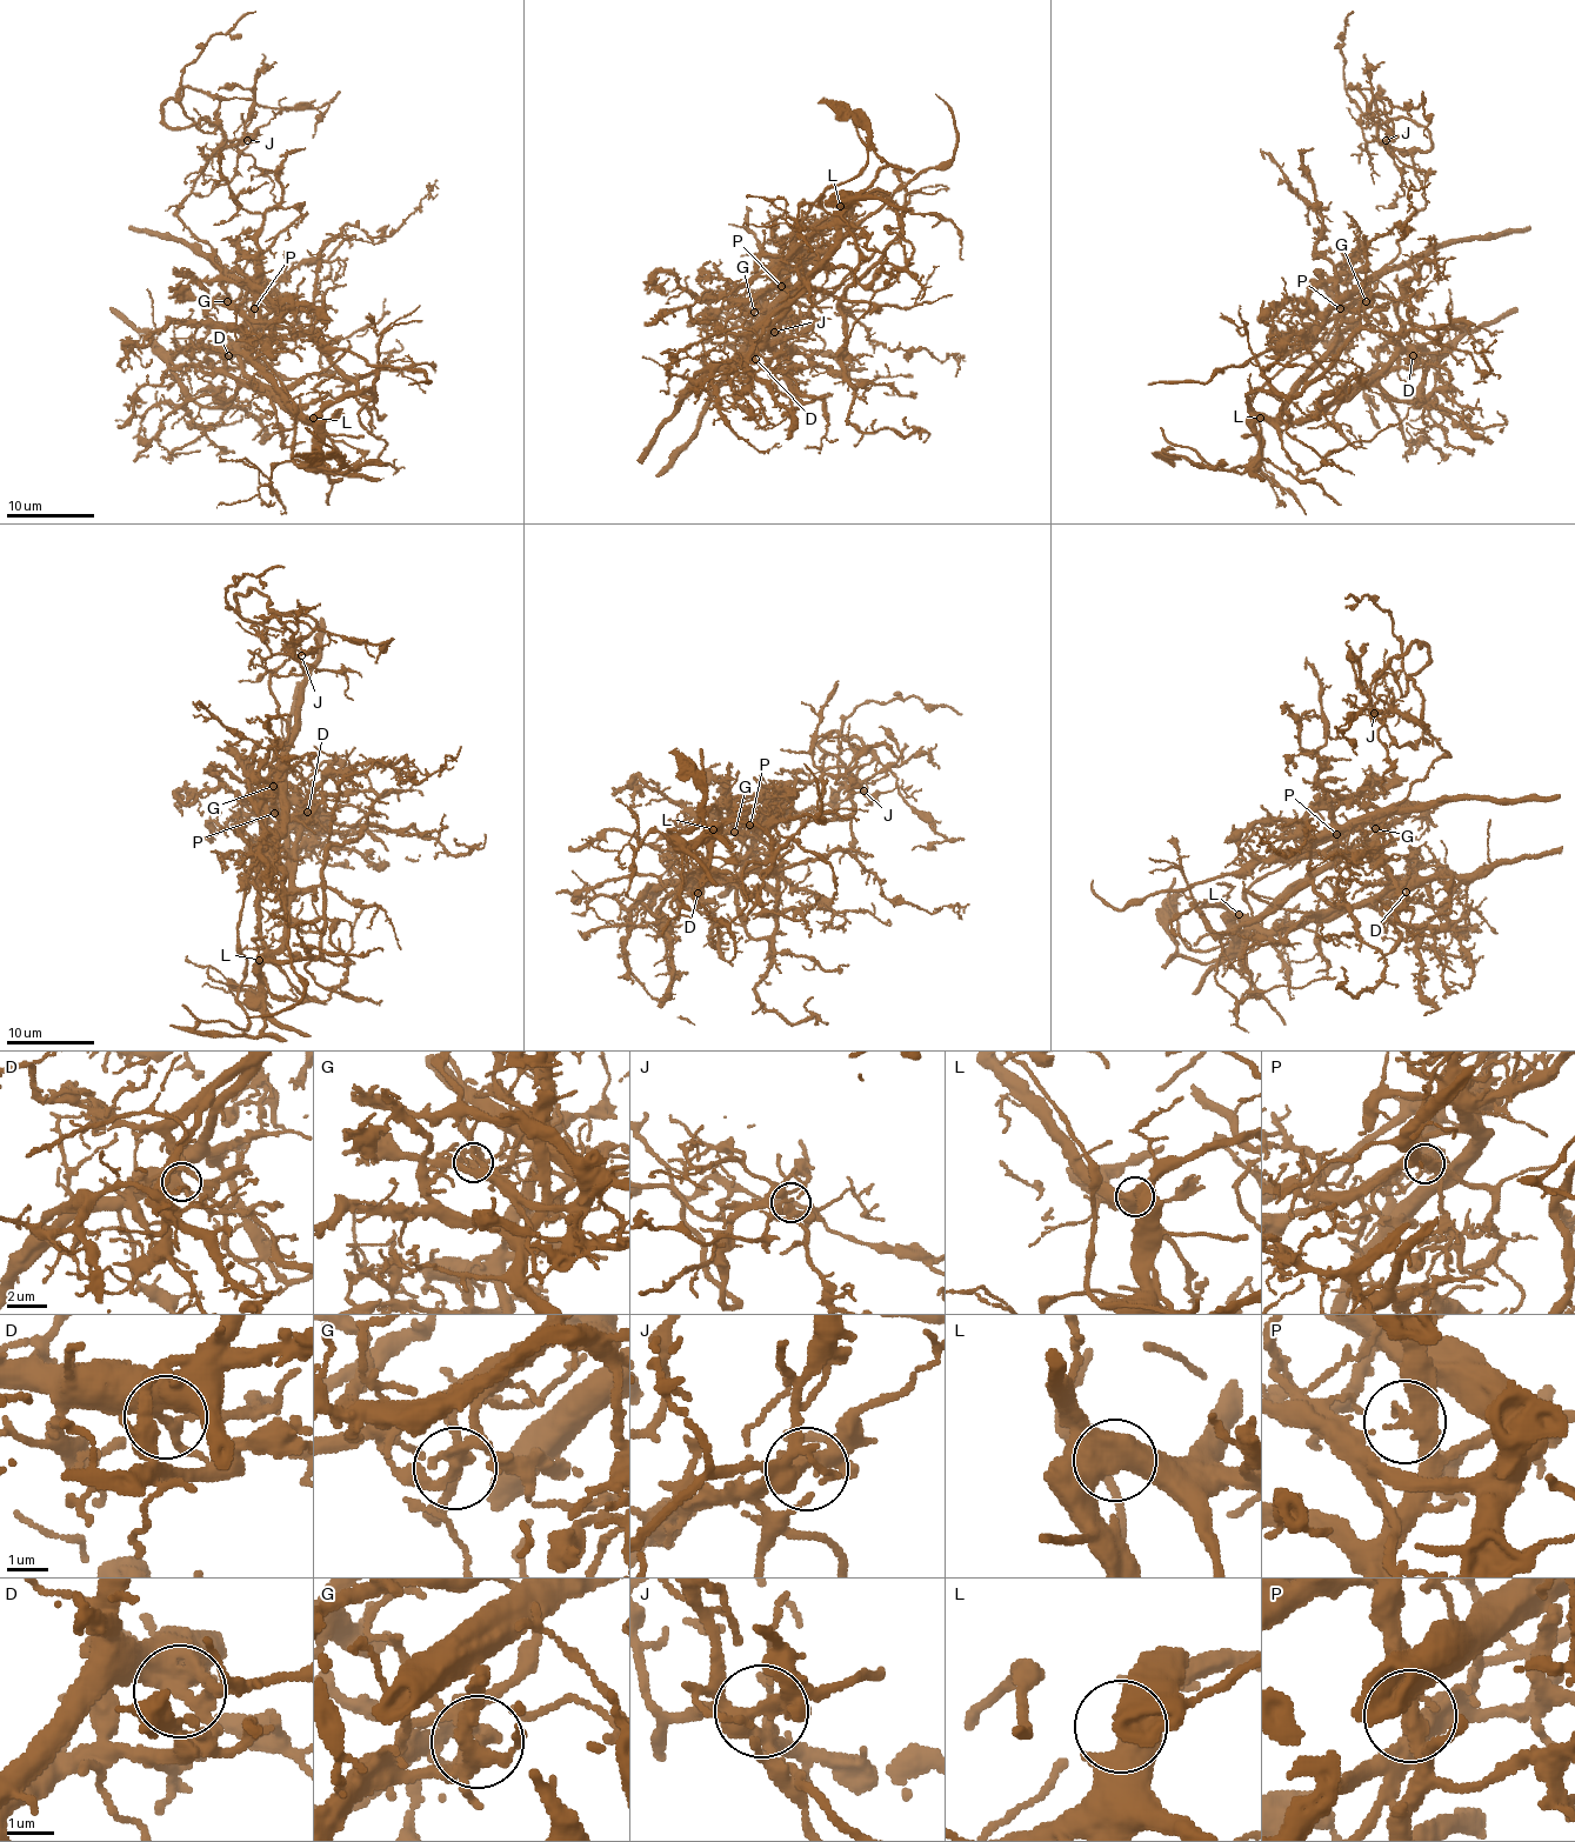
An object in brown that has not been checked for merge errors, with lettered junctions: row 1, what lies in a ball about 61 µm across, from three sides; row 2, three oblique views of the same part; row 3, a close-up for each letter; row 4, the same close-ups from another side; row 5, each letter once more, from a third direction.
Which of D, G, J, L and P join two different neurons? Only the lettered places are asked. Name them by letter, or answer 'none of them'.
D, G, P

